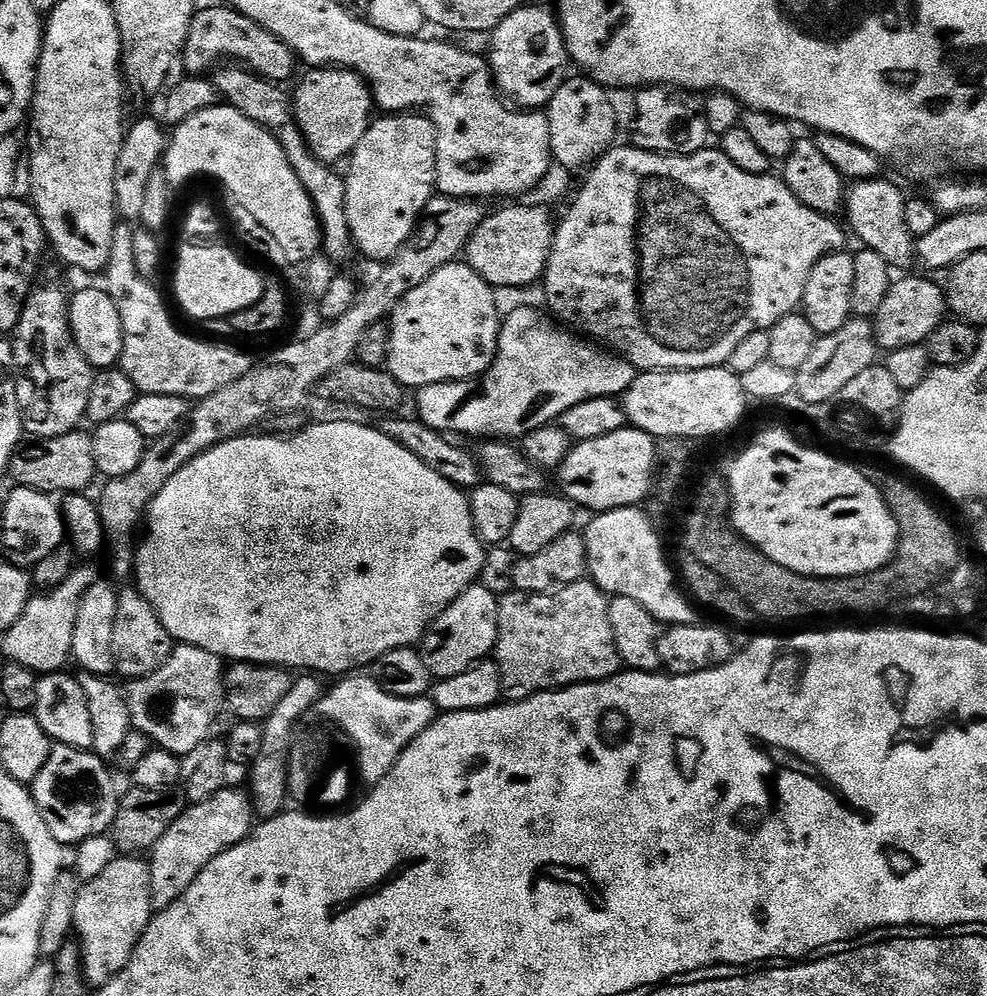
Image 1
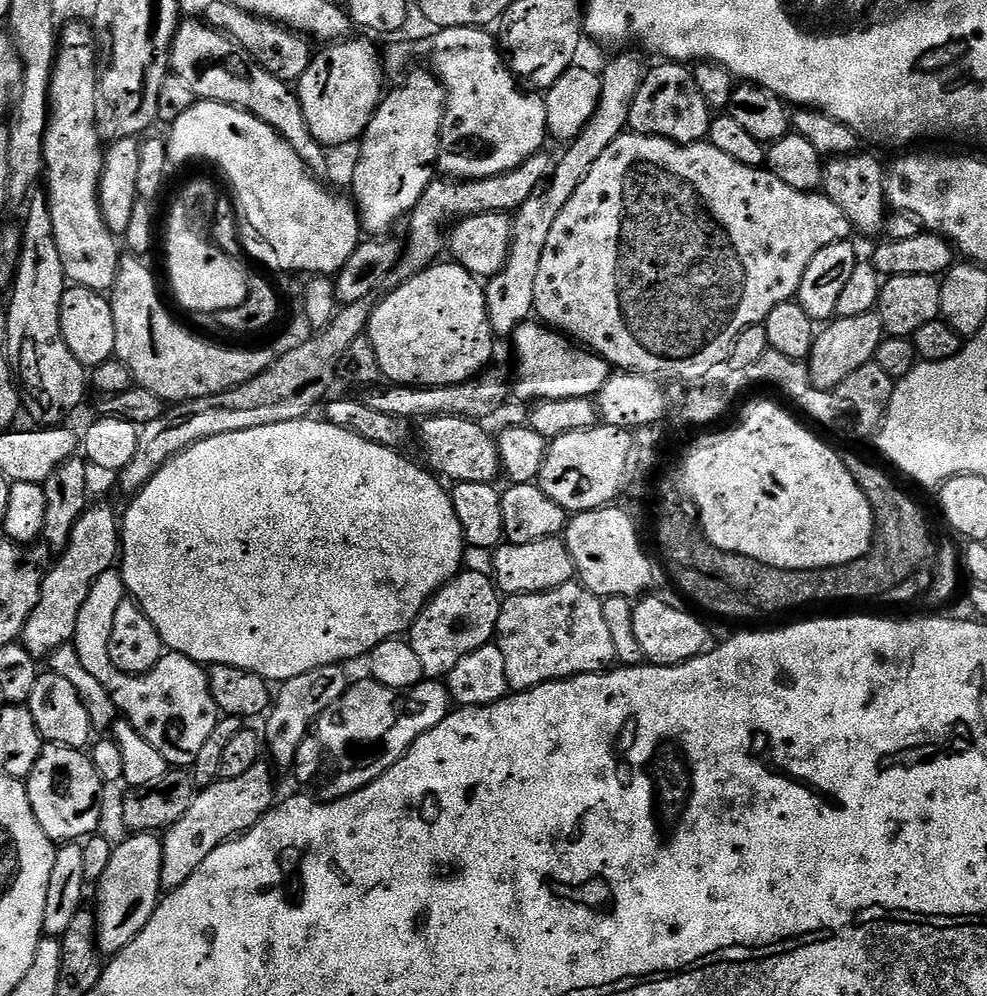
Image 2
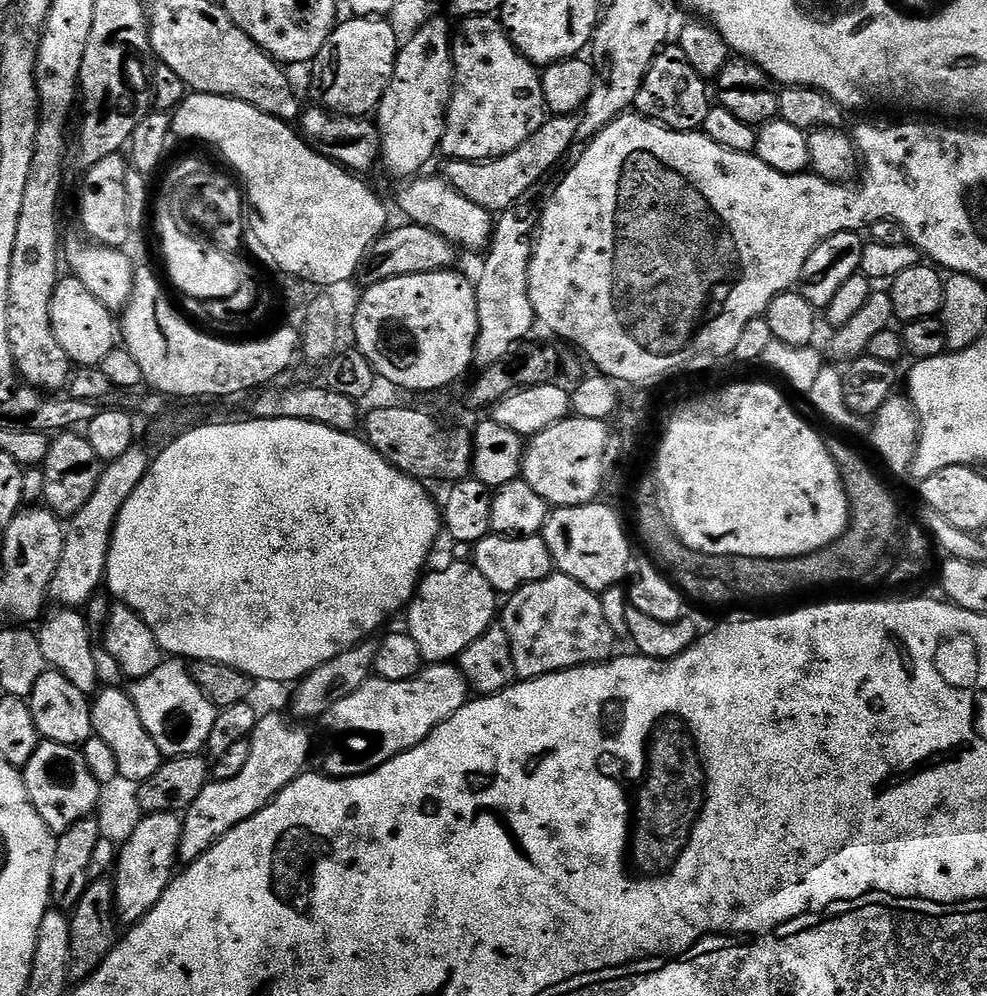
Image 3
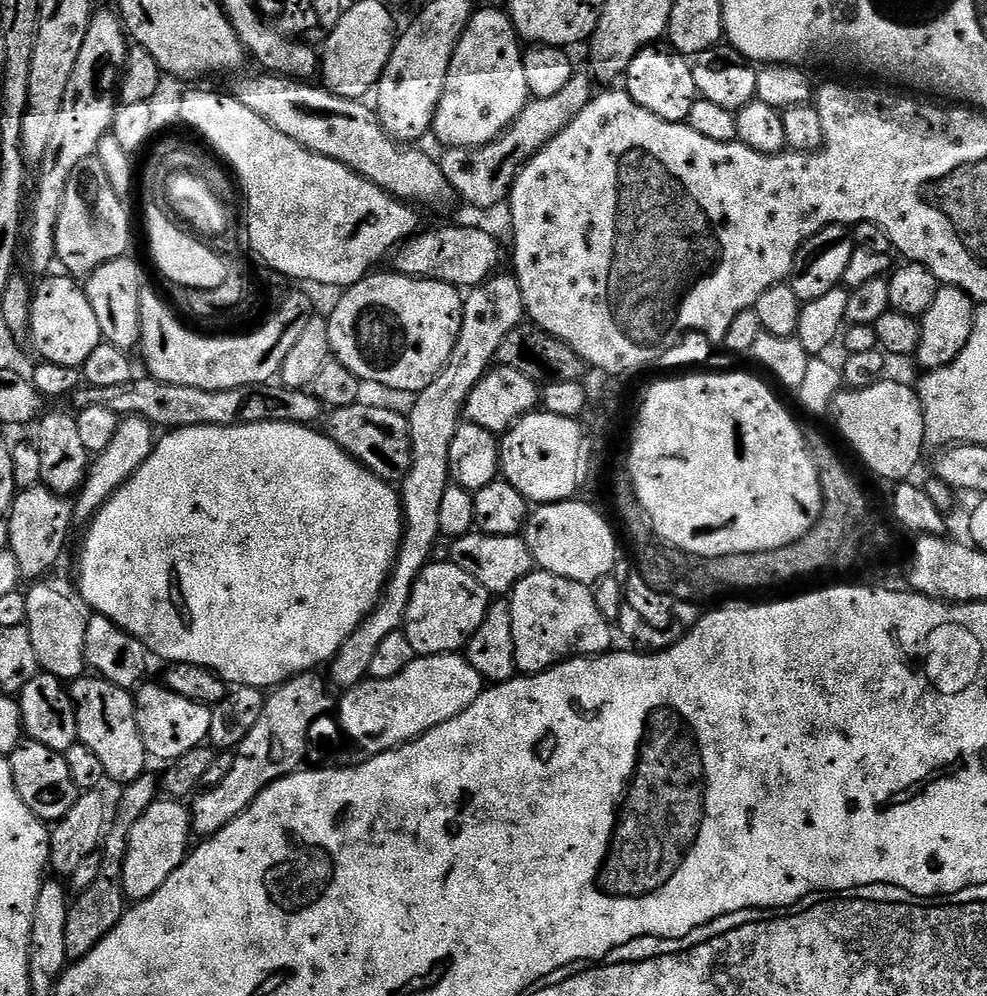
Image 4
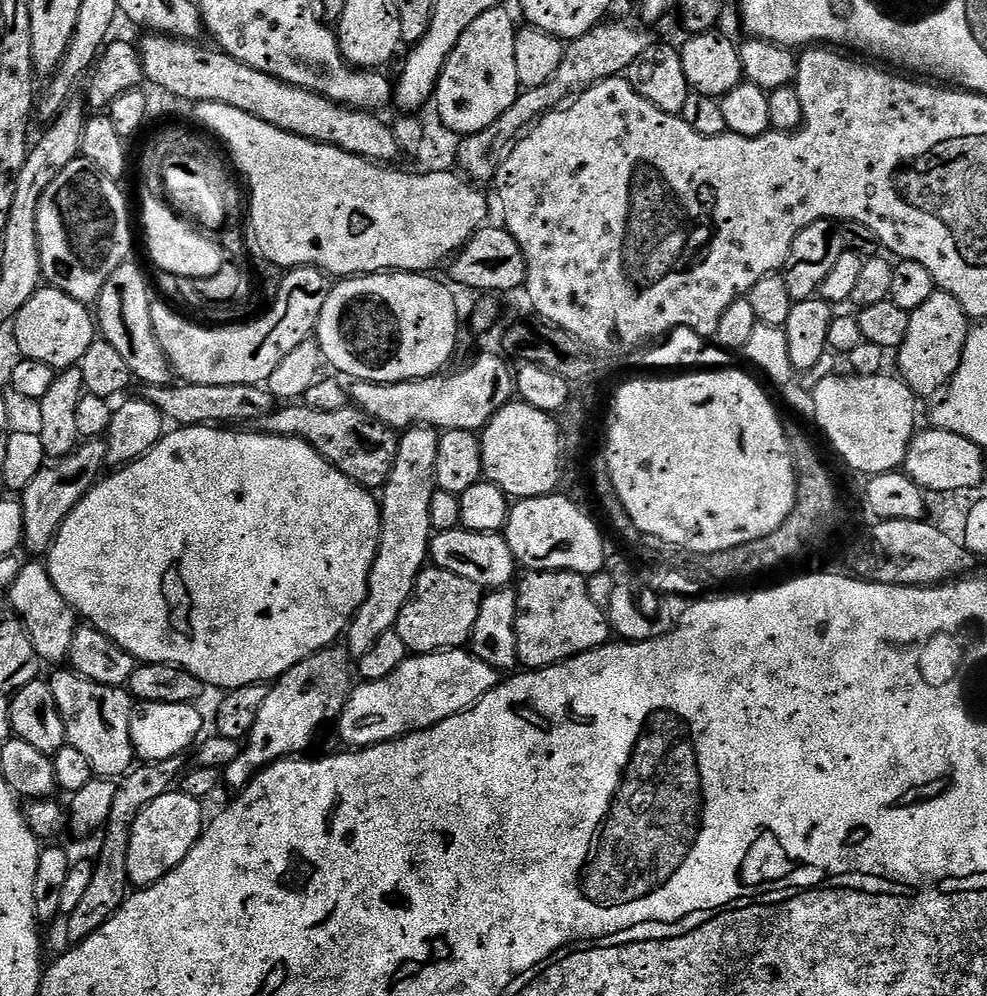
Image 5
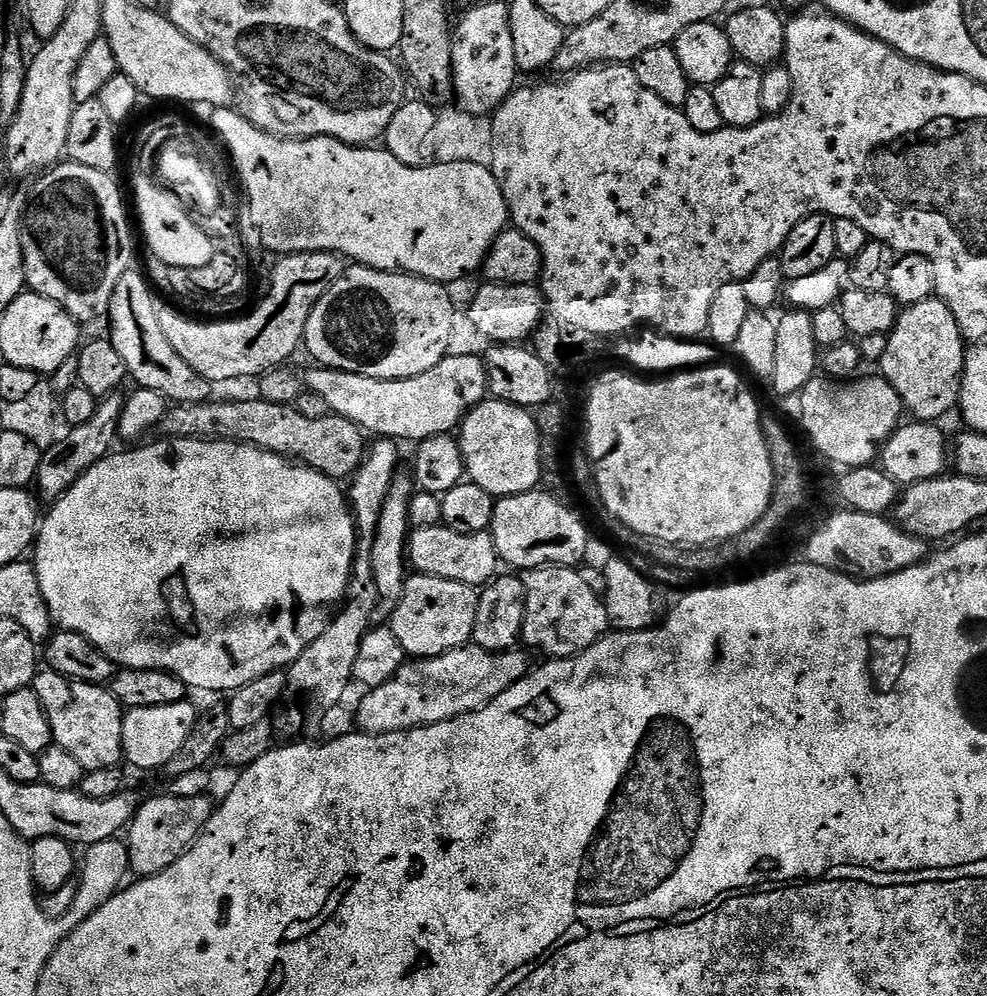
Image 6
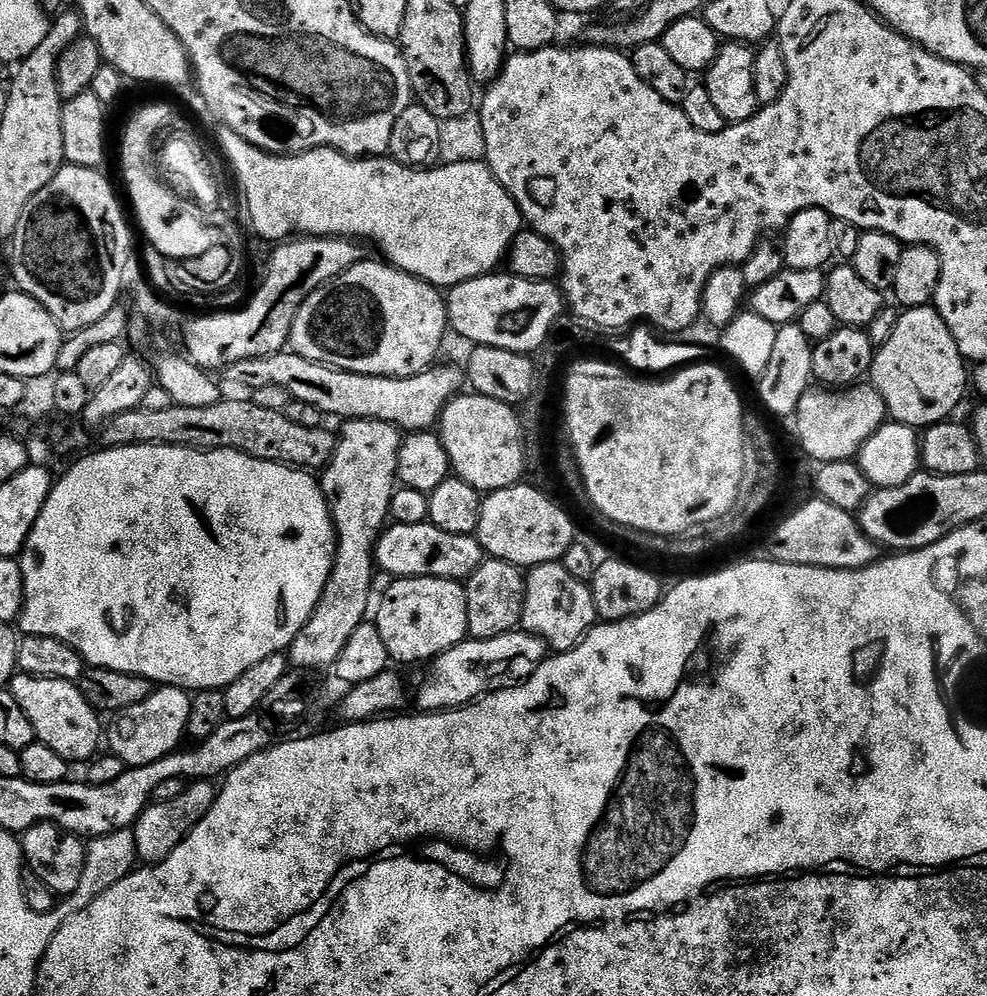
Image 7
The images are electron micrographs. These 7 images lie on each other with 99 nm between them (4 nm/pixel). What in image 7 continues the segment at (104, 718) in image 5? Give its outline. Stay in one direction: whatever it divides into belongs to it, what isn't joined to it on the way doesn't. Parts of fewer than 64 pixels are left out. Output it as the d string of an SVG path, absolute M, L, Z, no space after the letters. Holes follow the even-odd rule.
M17 674L12 677L10 691L18 706L22 706L26 718L30 718L30 726L34 726L37 741L54 750L55 754L64 760L73 765L83 765L101 751L102 716L94 706L90 706L90 702L82 694L79 683Z

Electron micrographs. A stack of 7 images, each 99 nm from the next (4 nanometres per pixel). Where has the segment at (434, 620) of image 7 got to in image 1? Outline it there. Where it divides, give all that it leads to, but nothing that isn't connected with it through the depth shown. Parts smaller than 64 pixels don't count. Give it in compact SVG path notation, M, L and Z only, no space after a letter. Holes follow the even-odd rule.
M477 582L458 597L448 609L428 627L418 651L426 662L430 674L436 680L454 678L454 674L466 674L481 660L487 660L496 651L500 633L500 601L497 593L483 588Z

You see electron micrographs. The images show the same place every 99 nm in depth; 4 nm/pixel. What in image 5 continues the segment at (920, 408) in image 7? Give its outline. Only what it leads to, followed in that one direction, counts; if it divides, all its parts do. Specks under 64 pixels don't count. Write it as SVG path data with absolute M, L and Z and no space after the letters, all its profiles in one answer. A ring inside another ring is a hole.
M936 291L910 314L910 330L906 330L906 342L902 342L898 350L899 378L913 389L917 397L943 393L962 362L969 331L968 315L962 310L958 298L948 292Z

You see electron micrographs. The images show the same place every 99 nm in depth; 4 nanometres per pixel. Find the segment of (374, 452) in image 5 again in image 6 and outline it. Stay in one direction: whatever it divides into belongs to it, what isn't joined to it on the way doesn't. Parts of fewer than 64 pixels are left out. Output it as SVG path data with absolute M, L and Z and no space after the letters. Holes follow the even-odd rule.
M209 398L202 404L176 404L169 407L159 431L174 440L233 440L235 444L253 444L265 452L285 457L321 472L337 482L356 475L366 455L366 433L344 416L306 418L290 404L275 404L259 398L220 400Z

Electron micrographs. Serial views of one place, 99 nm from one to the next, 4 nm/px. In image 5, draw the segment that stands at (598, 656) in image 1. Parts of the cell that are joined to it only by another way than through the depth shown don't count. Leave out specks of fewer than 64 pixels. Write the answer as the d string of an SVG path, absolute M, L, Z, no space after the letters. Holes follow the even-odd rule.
M528 572L525 577L516 598L518 658L525 669L549 668L609 643L613 630L607 611L590 599L585 577L576 572Z

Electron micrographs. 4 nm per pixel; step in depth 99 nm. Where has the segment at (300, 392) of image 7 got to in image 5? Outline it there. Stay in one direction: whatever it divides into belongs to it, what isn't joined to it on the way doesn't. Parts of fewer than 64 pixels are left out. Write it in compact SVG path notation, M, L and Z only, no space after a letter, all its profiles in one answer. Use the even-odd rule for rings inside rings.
M488 352L457 372L449 371L445 380L443 375L437 374L424 380L407 380L397 384L356 382L351 385L350 400L367 416L397 430L427 426L444 432L466 430L479 433L488 425L492 415L510 403L516 391L513 369L508 369L509 361L500 356Z

